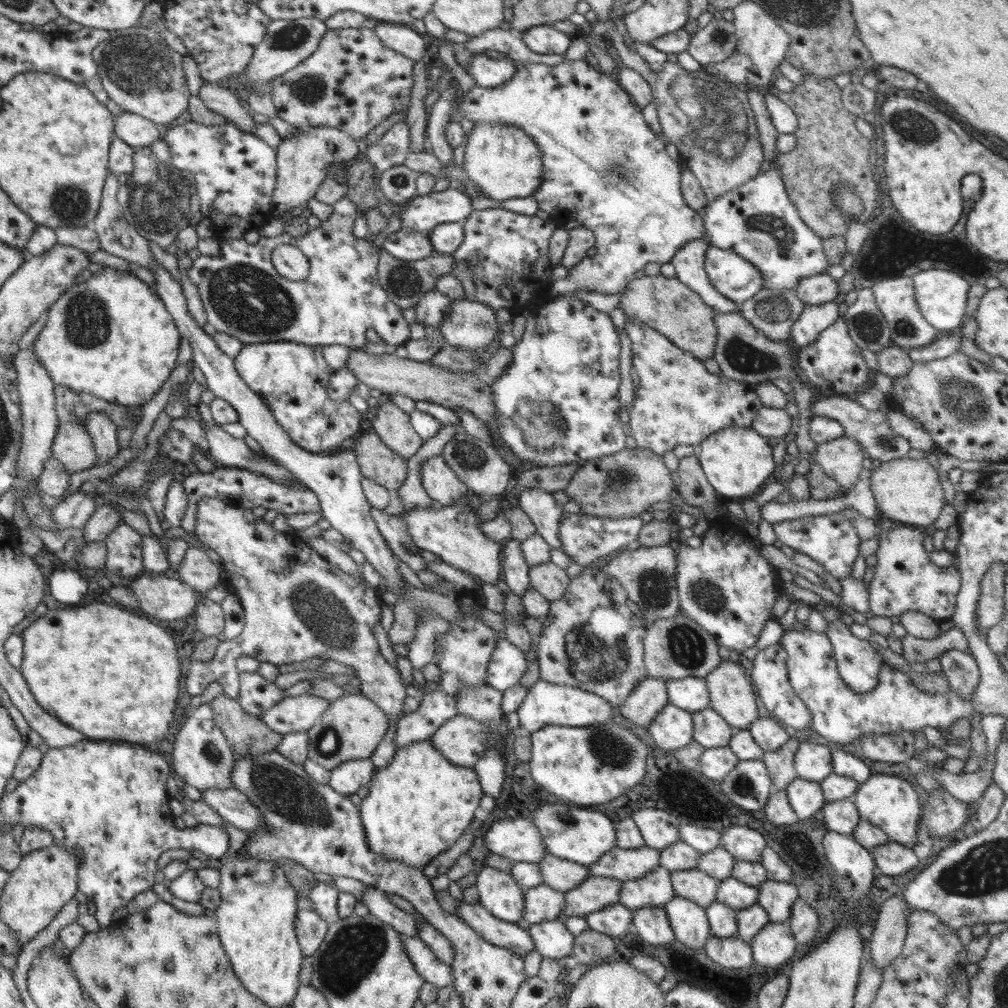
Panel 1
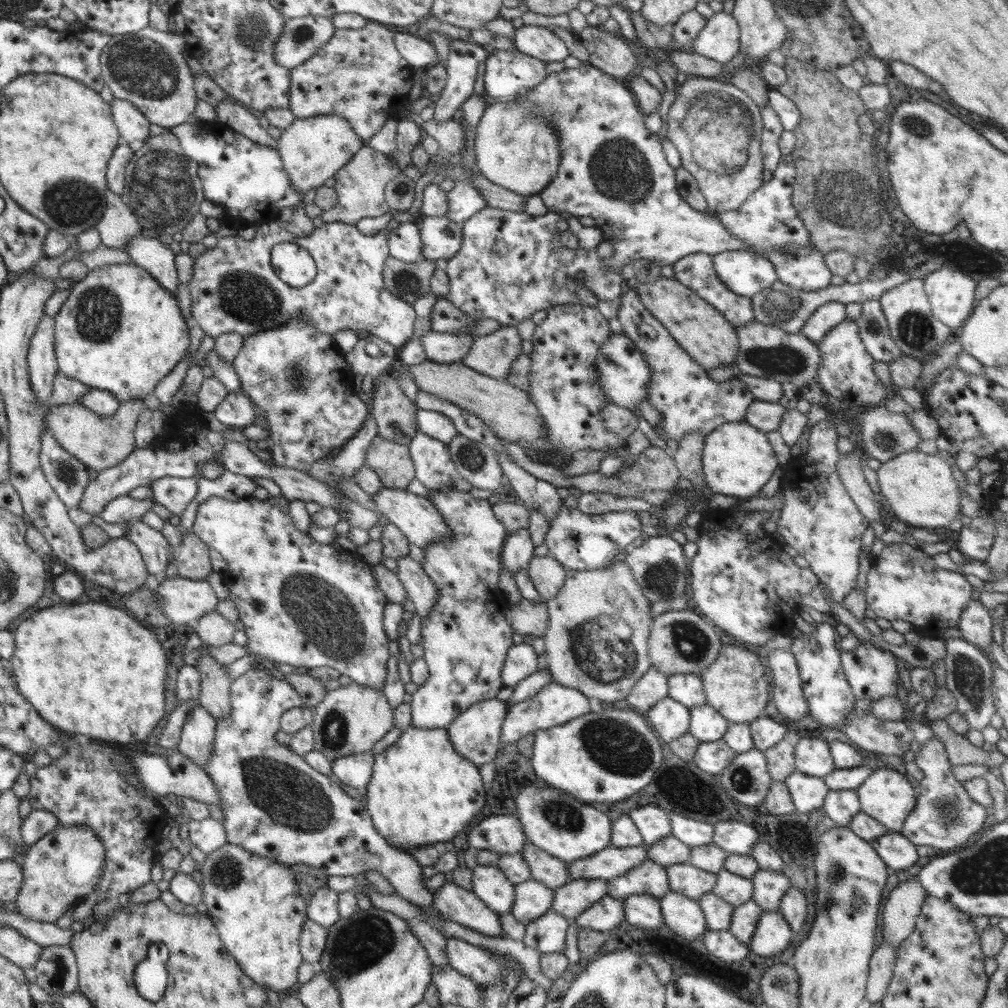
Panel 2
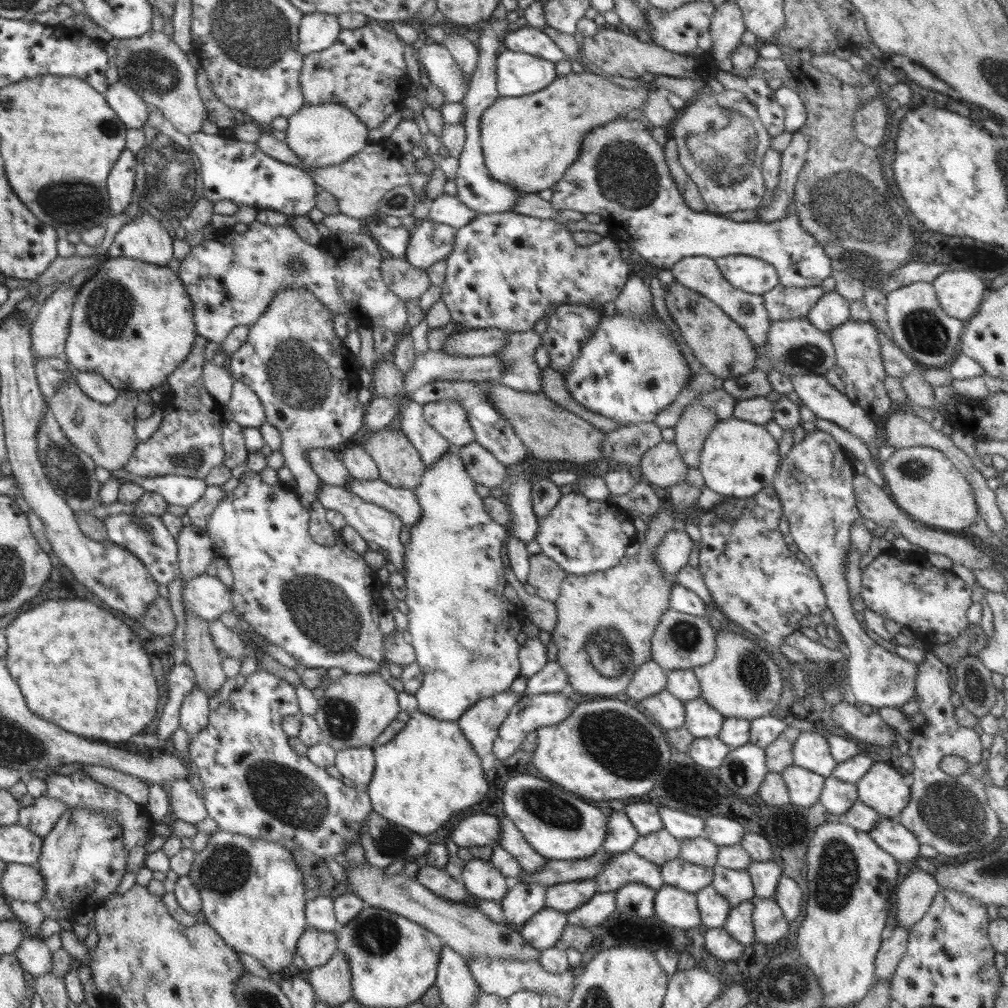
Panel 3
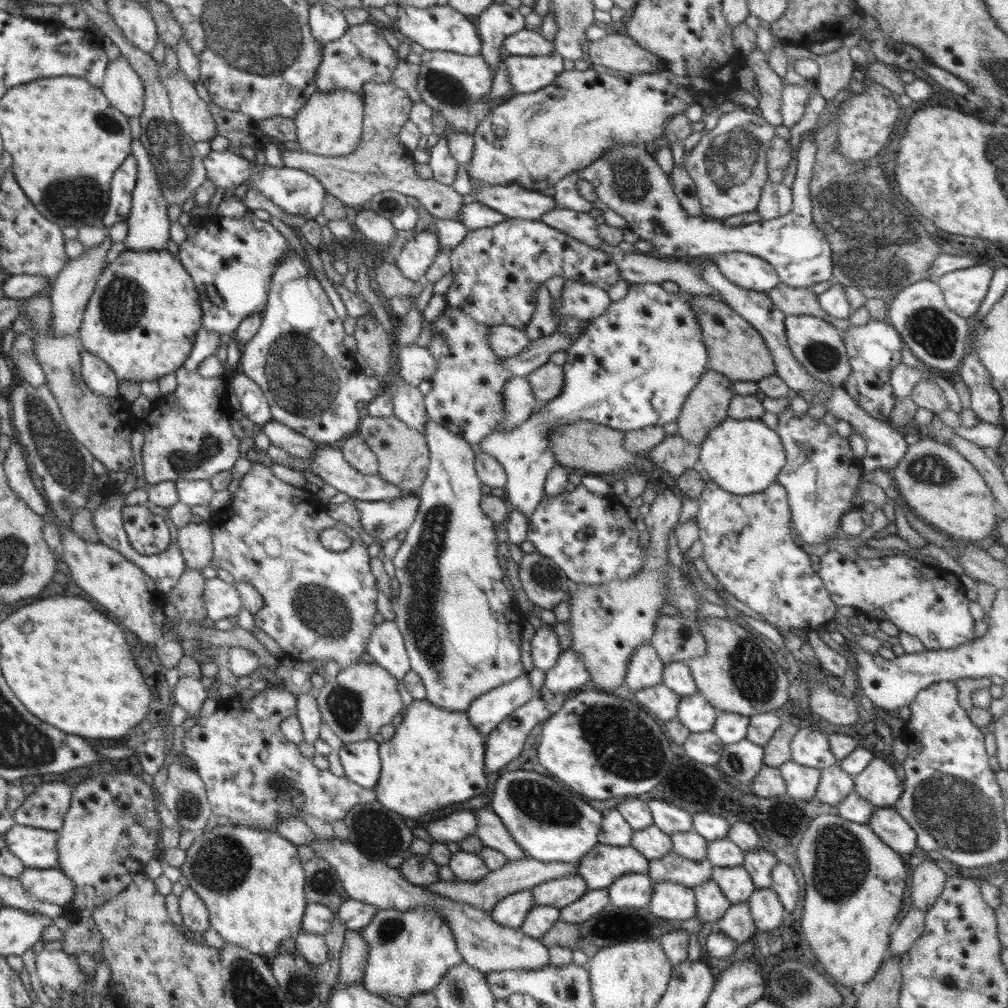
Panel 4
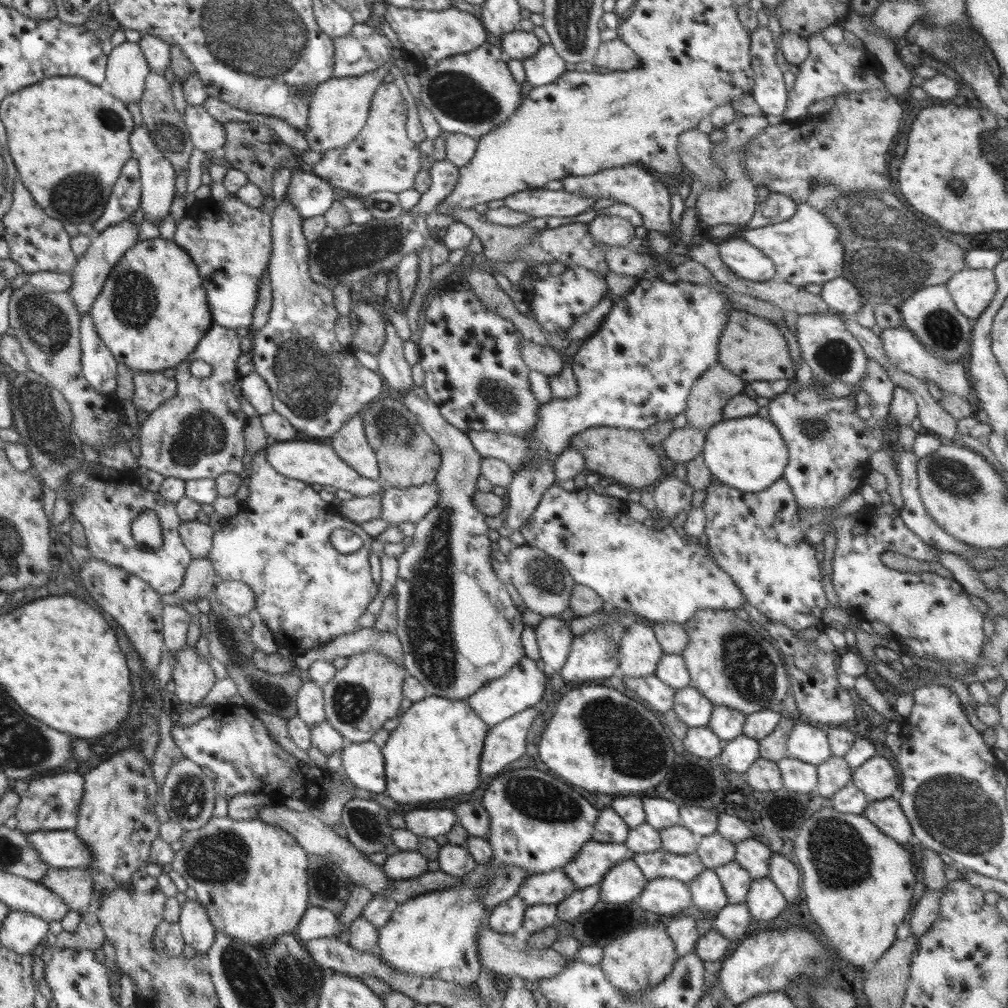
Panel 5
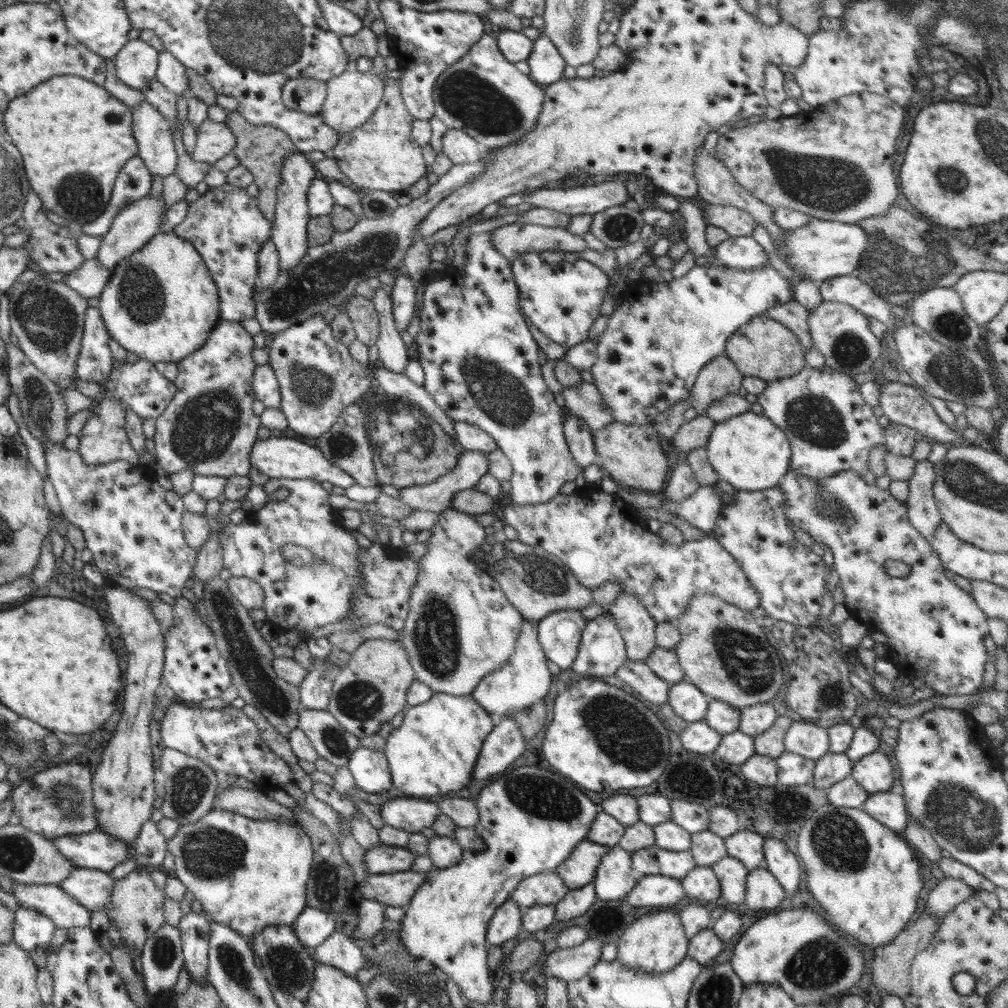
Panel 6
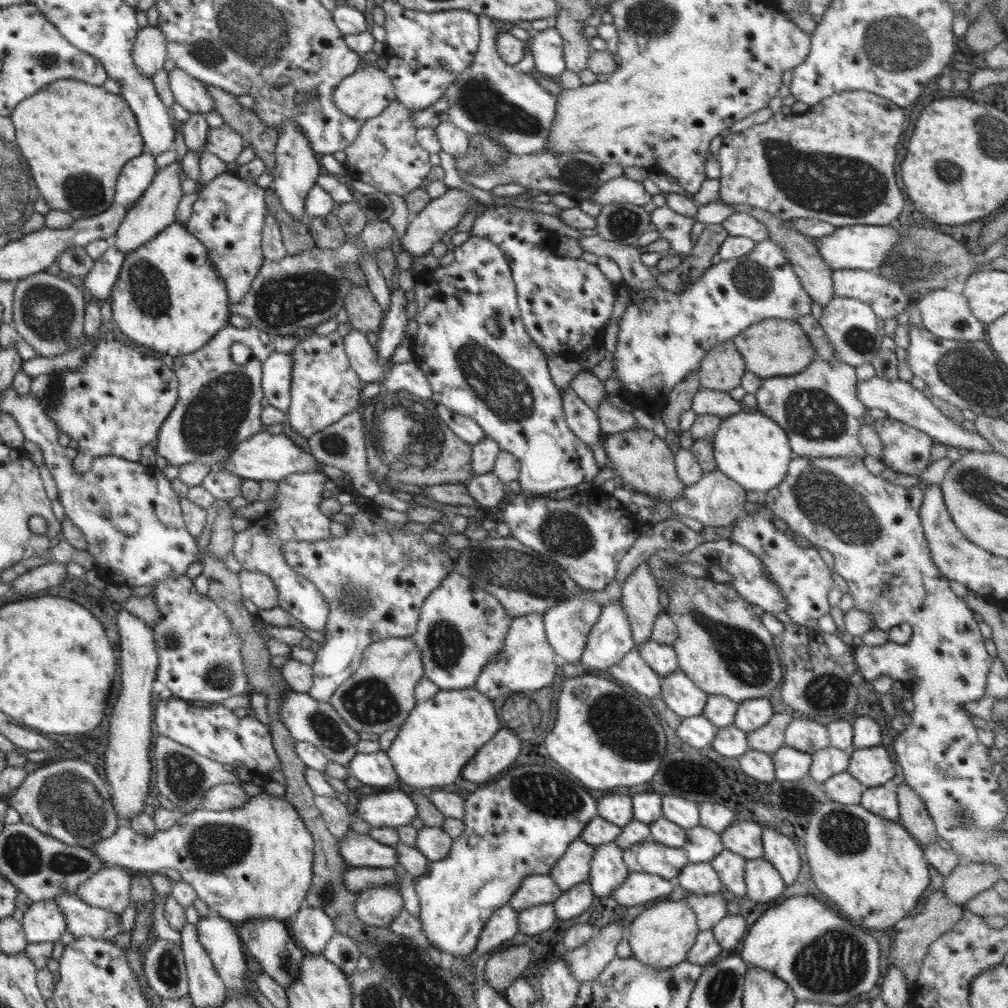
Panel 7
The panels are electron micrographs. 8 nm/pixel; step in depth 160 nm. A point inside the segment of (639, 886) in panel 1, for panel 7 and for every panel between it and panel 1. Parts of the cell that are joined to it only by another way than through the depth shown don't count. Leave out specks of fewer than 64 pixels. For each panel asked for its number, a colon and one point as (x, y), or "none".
2: (648, 878)
3: (625, 868)
4: (604, 863)
5: (589, 866)
6: (579, 869)
7: (574, 867)

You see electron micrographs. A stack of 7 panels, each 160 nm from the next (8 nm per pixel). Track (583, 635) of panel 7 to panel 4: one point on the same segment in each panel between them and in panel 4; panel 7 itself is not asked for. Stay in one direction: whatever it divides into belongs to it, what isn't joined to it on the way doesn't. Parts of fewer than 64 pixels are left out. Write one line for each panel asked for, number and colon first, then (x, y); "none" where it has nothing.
4: (545, 650)
5: (553, 635)
6: (559, 633)

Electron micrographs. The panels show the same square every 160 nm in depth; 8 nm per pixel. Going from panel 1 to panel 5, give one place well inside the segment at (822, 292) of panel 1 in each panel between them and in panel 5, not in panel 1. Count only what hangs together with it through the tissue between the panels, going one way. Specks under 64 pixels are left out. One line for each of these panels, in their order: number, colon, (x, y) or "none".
2: (805, 269)
3: (621, 174)
4: (626, 178)
5: (805, 249)

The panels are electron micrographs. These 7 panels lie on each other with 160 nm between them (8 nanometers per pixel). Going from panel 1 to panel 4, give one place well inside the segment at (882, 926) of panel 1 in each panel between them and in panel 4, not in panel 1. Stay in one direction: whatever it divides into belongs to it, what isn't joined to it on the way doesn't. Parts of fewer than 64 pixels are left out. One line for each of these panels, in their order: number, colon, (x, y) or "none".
2: (903, 906)
3: (914, 895)
4: (928, 881)

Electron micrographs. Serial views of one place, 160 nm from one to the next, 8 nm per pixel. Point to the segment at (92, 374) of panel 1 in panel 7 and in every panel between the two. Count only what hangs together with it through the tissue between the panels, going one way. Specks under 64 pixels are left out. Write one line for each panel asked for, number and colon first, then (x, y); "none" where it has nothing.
2: (119, 331)
3: (132, 323)
4: (141, 320)
5: (152, 311)
6: (161, 303)
7: (168, 297)

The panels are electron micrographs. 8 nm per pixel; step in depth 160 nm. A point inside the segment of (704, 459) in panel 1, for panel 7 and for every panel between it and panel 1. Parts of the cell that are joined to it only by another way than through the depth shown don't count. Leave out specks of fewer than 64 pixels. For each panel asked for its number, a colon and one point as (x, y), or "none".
2: (738, 460)
3: (739, 458)
4: (743, 456)
5: (748, 453)
6: (749, 451)
7: (749, 447)

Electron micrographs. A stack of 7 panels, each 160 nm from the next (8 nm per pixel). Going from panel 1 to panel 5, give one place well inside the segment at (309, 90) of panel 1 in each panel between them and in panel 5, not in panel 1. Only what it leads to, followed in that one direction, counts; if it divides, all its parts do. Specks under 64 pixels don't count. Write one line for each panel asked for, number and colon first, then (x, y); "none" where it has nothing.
2: (360, 75)
3: (364, 70)
4: (361, 55)
5: (363, 49)

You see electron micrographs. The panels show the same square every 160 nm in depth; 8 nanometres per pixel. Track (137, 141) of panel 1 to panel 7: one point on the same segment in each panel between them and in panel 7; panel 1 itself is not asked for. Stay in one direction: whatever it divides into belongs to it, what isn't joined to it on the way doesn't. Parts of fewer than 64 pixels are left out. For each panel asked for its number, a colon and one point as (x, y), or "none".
2: (133, 126)
3: (132, 109)
4: (122, 86)
5: (127, 68)
6: (136, 64)
7: (149, 53)

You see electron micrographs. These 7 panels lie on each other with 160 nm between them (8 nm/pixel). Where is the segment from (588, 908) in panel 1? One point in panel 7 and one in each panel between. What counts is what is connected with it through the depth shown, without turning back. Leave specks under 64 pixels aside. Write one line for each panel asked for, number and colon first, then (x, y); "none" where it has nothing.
2: (572, 899)
3: (566, 897)
4: (560, 893)
5: (550, 888)
6: (546, 888)
7: (536, 889)

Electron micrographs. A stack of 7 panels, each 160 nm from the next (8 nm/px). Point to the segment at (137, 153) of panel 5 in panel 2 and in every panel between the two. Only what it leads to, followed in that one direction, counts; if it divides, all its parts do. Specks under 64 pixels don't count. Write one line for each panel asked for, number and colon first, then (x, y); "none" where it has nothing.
2: (149, 253)
3: (144, 239)
4: (148, 226)

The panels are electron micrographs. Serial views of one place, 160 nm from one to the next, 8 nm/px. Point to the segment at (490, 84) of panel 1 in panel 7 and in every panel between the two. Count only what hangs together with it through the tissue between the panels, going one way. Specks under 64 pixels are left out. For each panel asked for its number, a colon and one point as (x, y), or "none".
2: (508, 74)
3: (518, 73)
4: (527, 74)
5: (545, 66)
6: (546, 64)
7: (547, 46)

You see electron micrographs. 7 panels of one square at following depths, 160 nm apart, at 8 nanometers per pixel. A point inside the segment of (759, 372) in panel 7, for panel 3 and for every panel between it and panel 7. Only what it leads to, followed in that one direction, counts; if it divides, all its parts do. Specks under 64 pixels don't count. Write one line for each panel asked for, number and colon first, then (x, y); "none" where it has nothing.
3: (722, 348)
4: (734, 349)
5: (750, 347)
6: (763, 348)

